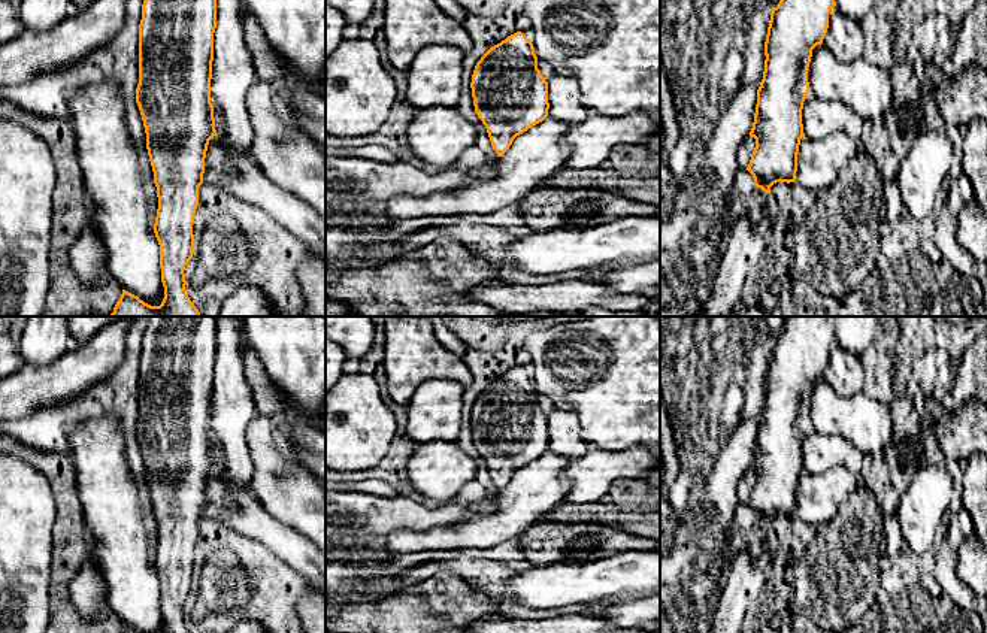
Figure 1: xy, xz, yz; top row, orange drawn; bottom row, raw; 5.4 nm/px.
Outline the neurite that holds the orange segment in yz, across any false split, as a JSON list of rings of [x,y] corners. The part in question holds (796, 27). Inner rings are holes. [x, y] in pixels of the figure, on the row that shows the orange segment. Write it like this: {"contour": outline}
{"contour": [[[779,0],[770,12],[765,42],[765,72],[757,90],[757,105],[750,136],[756,139],[747,170],[754,185],[766,194],[776,182],[794,182],[800,139],[805,137],[802,109],[809,93],[808,67],[812,49],[823,43],[835,0]]]}

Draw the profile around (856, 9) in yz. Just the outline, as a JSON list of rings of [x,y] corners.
[[[835,0],[836,7],[848,18],[862,21],[872,10],[877,0]]]

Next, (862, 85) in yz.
[[[820,45],[811,57],[808,82],[814,96],[842,103],[865,121],[882,118],[891,109],[890,72],[862,57],[844,63]]]

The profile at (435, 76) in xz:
[[[426,45],[406,72],[406,102],[417,109],[457,107],[464,55],[457,45]]]

